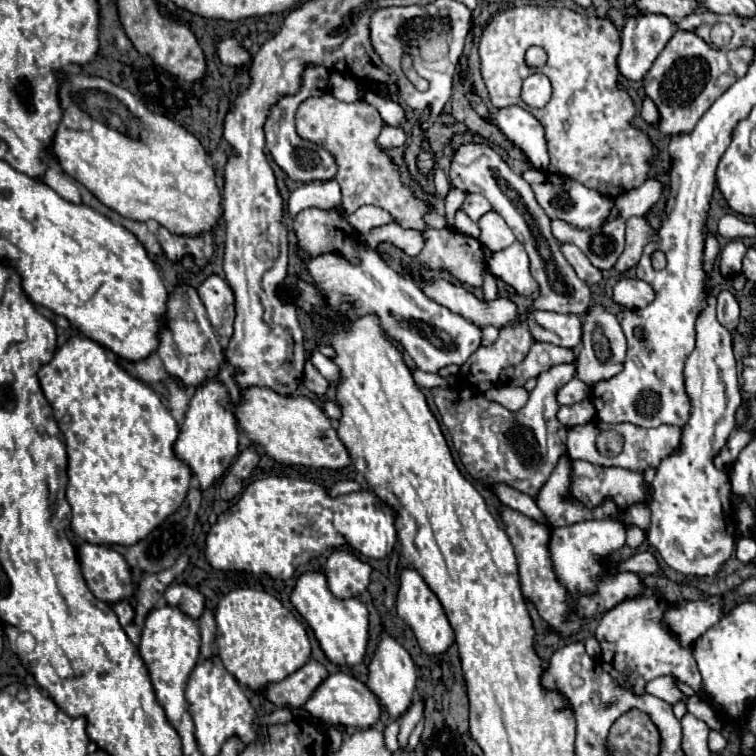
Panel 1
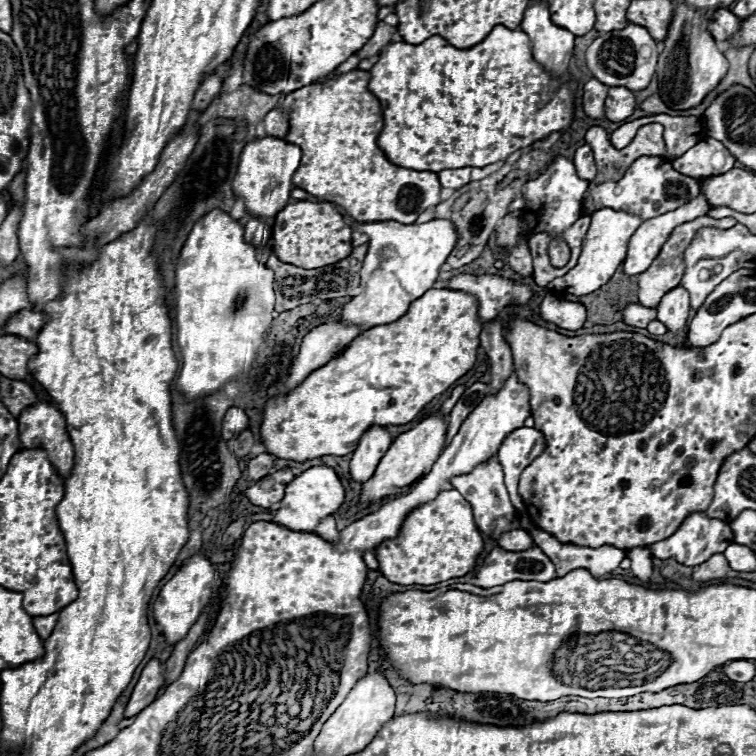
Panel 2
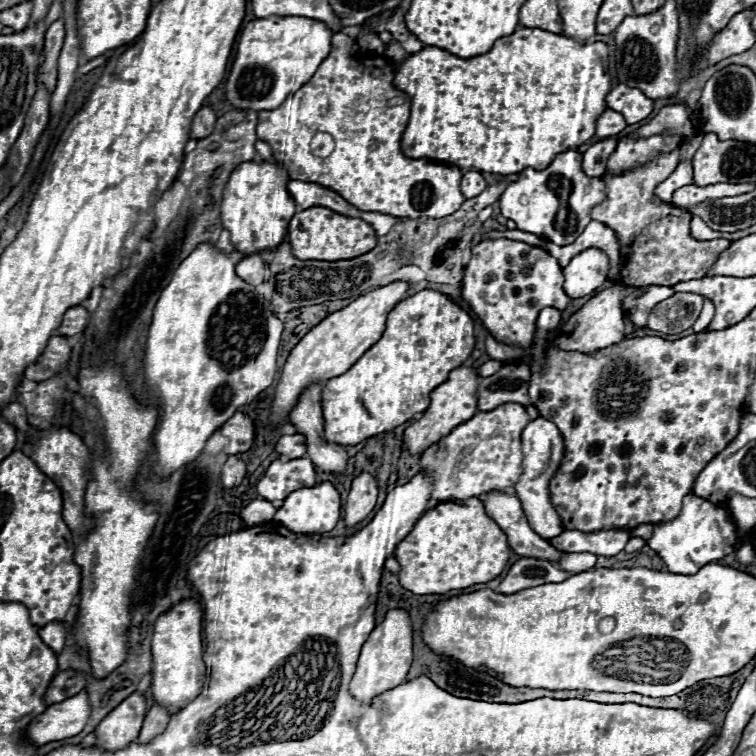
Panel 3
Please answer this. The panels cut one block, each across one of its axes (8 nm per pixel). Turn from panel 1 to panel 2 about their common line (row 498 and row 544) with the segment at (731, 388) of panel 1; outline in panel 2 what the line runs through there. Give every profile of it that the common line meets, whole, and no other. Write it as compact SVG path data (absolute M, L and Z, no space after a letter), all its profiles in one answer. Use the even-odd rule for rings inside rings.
M694 512L682 522L682 526L670 538L654 542L648 548L650 548L652 556L658 560L674 558L676 562L680 562L684 566L698 566L698 564L706 562L712 554L724 552L730 544L732 544L732 530L726 522L722 522L718 518L710 518L706 512Z

